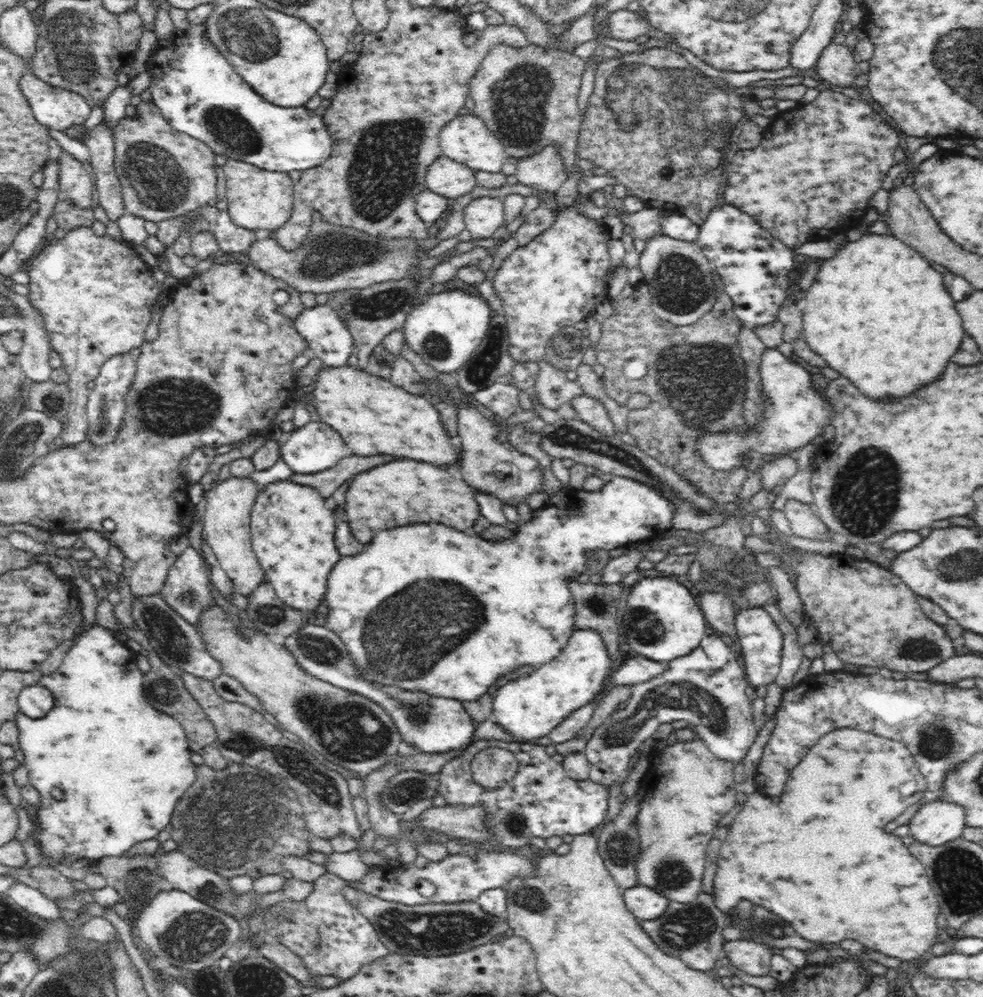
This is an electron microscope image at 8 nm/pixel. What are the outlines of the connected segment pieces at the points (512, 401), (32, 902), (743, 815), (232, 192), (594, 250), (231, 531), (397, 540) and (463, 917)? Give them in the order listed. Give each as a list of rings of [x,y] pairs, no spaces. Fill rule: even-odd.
[[[500,381],[484,388],[484,390],[478,390],[472,396],[480,404],[484,404],[486,408],[489,408],[493,414],[506,419],[514,412],[520,411],[518,394],[518,390],[514,387]]]
[[[16,881],[8,886],[6,891],[12,900],[15,900],[22,908],[46,917],[55,919],[60,916],[60,909],[54,903],[54,900],[44,896],[39,890],[28,886],[27,884]]]
[[[842,728],[824,735],[791,770],[778,804],[763,805],[758,792],[755,792],[748,797],[742,810],[736,814],[734,822],[729,826],[727,836],[721,840],[716,873],[713,878],[713,889],[710,894],[712,902],[724,913],[729,914],[734,911],[739,900],[746,898],[754,905],[760,904],[760,906],[772,910],[774,914],[778,914],[780,918],[784,918],[784,921],[790,922],[793,931],[798,936],[813,943],[821,943],[823,946],[837,946],[847,938],[886,938],[886,940],[878,940],[876,944],[874,944],[874,940],[860,940],[860,943],[866,949],[895,956],[902,961],[918,958],[920,954],[924,954],[928,950],[928,946],[932,946],[941,938],[938,927],[939,904],[931,892],[931,886],[928,888],[927,874],[922,864],[911,855],[908,847],[904,847],[901,838],[888,836],[885,826],[900,816],[909,806],[918,802],[926,789],[927,780],[916,768],[911,752],[907,746],[904,746],[904,743],[854,728]]]
[[[228,159],[222,170],[226,175],[226,211],[236,226],[266,235],[288,222],[293,207],[294,182],[287,173],[261,170],[236,159]]]
[[[572,207],[564,209],[564,212],[558,212],[558,216],[554,219],[552,226],[536,236],[535,240],[532,240],[526,247],[519,247],[517,250],[512,252],[508,258],[504,259],[501,267],[497,270],[496,275],[493,279],[493,286],[497,290],[497,294],[501,298],[501,304],[504,310],[504,318],[508,325],[507,339],[508,339],[508,354],[515,364],[528,364],[528,362],[540,363],[545,360],[546,356],[546,345],[547,342],[557,336],[557,332],[566,327],[572,327],[576,322],[586,319],[594,314],[596,306],[598,304],[609,300],[608,296],[608,285],[607,278],[610,274],[609,270],[609,254],[608,254],[608,239],[610,239],[609,228],[602,222],[586,220],[584,216],[578,216]]]
[[[232,478],[216,484],[206,492],[206,510],[203,533],[211,546],[217,565],[230,578],[234,593],[249,597],[258,587],[265,583],[264,571],[258,562],[251,545],[250,512],[254,505],[256,493],[262,486],[254,486],[244,478]]]
[[[613,476],[610,481],[595,491],[586,491],[584,488],[573,489],[570,486],[560,489],[546,504],[532,509],[530,518],[522,522],[517,521],[515,529],[510,532],[508,538],[502,538],[502,540],[484,542],[485,538],[478,534],[468,536],[464,532],[458,532],[438,522],[416,522],[416,526],[394,526],[392,530],[380,530],[380,534],[376,534],[376,538],[366,544],[364,552],[352,554],[352,558],[340,556],[340,562],[336,562],[336,566],[332,568],[332,574],[328,574],[328,590],[324,594],[328,612],[324,616],[324,627],[344,642],[348,648],[348,655],[352,658],[352,667],[357,668],[363,678],[370,679],[380,686],[398,686],[402,690],[420,691],[434,698],[452,698],[462,703],[472,702],[484,696],[488,688],[500,678],[504,678],[506,674],[524,666],[542,666],[544,662],[550,662],[552,658],[556,658],[556,654],[565,650],[570,636],[577,630],[575,628],[576,608],[570,586],[584,580],[586,566],[592,553],[607,552],[631,543],[646,542],[647,539],[671,527],[672,519],[673,504],[664,500],[657,490],[630,478]],[[438,636],[442,640],[440,646],[434,644]]]
[[[344,887],[343,893],[346,900],[358,908],[372,926],[376,926],[376,934],[380,934],[380,942],[384,942],[384,946],[388,946],[388,952],[392,954],[460,954],[489,943],[492,937],[505,933],[510,928],[506,914],[503,916],[490,914],[484,911],[477,901],[405,905],[396,901],[380,900],[350,887]]]

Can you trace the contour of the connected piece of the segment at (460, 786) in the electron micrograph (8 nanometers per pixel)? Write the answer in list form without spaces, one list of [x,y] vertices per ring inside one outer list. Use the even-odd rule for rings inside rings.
[[[480,740],[474,742],[466,748],[458,758],[452,758],[448,764],[439,772],[440,784],[438,785],[437,794],[450,806],[480,806],[487,811],[487,822],[494,830],[494,842],[498,846],[506,848],[522,848],[529,844],[532,838],[550,838],[551,836],[564,836],[564,834],[579,835],[600,828],[606,822],[606,811],[608,808],[608,788],[599,786],[599,783],[592,782],[588,779],[572,779],[564,770],[561,762],[554,761],[552,756],[546,753],[544,746],[538,746],[528,743],[507,743],[500,740]],[[498,747],[509,750],[517,758],[518,772],[509,780],[508,784],[500,788],[482,787],[476,783],[472,776],[471,760],[485,748]]]

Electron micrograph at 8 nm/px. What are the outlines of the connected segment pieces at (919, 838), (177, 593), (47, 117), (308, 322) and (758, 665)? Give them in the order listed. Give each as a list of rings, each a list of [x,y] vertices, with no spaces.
[[[938,799],[921,806],[907,825],[910,836],[916,842],[940,846],[960,837],[967,825],[966,810],[956,803]]]
[[[187,547],[176,557],[168,569],[164,586],[160,587],[160,599],[194,627],[197,627],[197,624],[201,622],[201,615],[209,610],[209,606],[217,605],[216,596],[210,588],[212,584],[212,579],[210,579],[211,567],[196,548]]]
[[[31,71],[25,72],[20,79],[20,89],[28,99],[33,111],[33,117],[48,130],[55,130],[67,134],[71,129],[83,126],[87,121],[92,108],[78,92],[69,91],[63,87],[52,86],[40,80]]]
[[[317,304],[304,307],[296,317],[294,325],[299,335],[307,342],[308,353],[319,358],[323,365],[337,367],[345,365],[350,355],[356,352],[353,336],[330,305]]]
[[[750,607],[738,612],[735,616],[734,626],[738,645],[740,645],[740,655],[742,657],[745,679],[749,683],[751,693],[755,688],[766,686],[774,682],[783,658],[783,638],[776,622],[772,616],[762,607]]]

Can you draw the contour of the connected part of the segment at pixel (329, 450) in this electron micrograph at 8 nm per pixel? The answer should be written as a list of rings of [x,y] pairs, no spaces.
[[[320,420],[308,421],[284,434],[284,438],[278,443],[278,450],[279,458],[296,474],[322,472],[346,456],[346,444],[342,442],[340,434]]]

